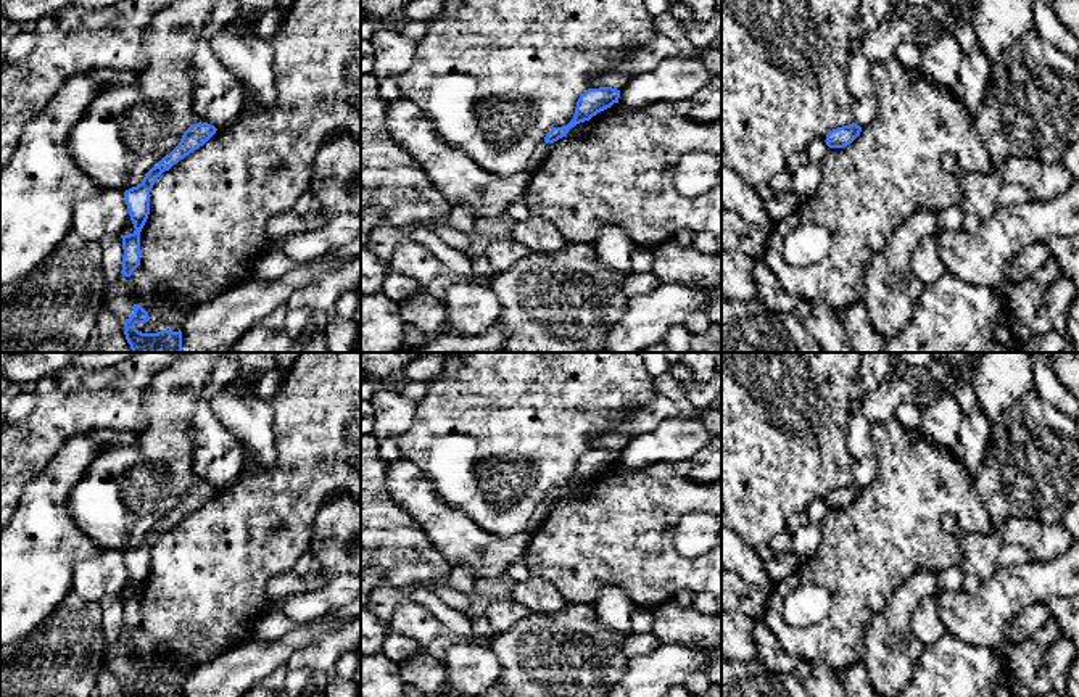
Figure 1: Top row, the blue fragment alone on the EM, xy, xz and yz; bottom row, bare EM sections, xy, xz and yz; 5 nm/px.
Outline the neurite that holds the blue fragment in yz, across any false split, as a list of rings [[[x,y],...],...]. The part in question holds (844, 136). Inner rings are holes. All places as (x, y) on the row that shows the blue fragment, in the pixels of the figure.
[[[852,122],[849,126],[829,130],[825,142],[829,148],[844,148],[850,145],[860,135],[860,132],[862,127]]]

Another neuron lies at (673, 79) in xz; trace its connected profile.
[[[721,34],[689,58],[667,58],[654,69],[633,76],[620,90],[618,103],[636,111],[659,101],[688,100],[715,77],[721,77]]]

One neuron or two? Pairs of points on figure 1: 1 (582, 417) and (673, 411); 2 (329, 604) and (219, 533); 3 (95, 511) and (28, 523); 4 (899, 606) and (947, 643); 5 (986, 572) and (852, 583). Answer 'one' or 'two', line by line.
1: two
2: two
3: two
4: two
5: two

